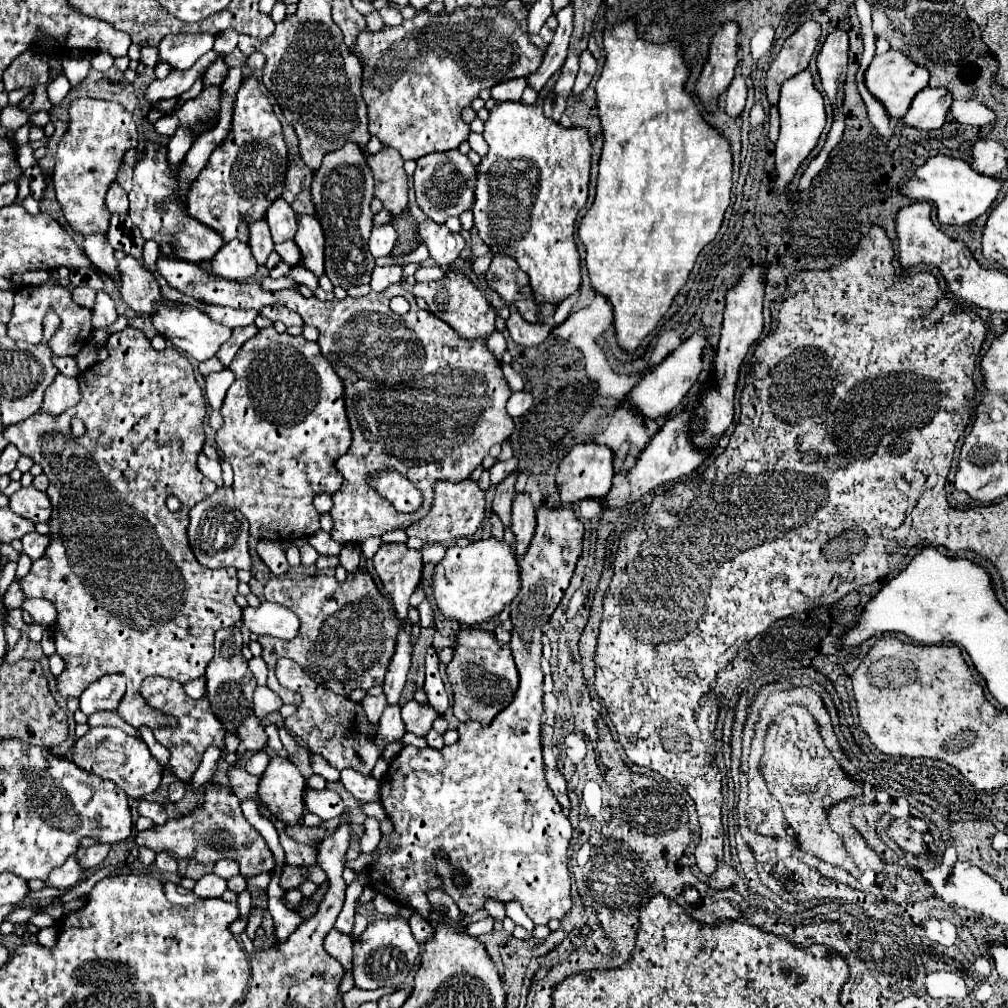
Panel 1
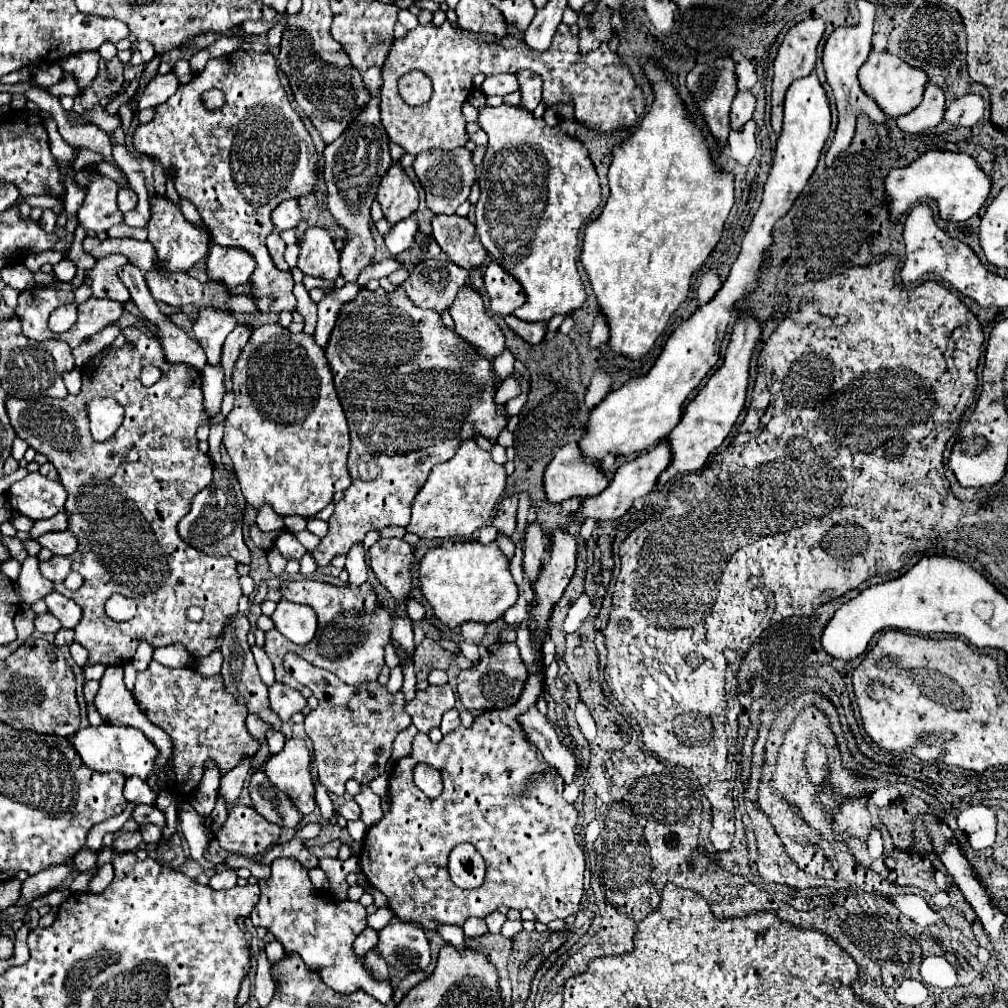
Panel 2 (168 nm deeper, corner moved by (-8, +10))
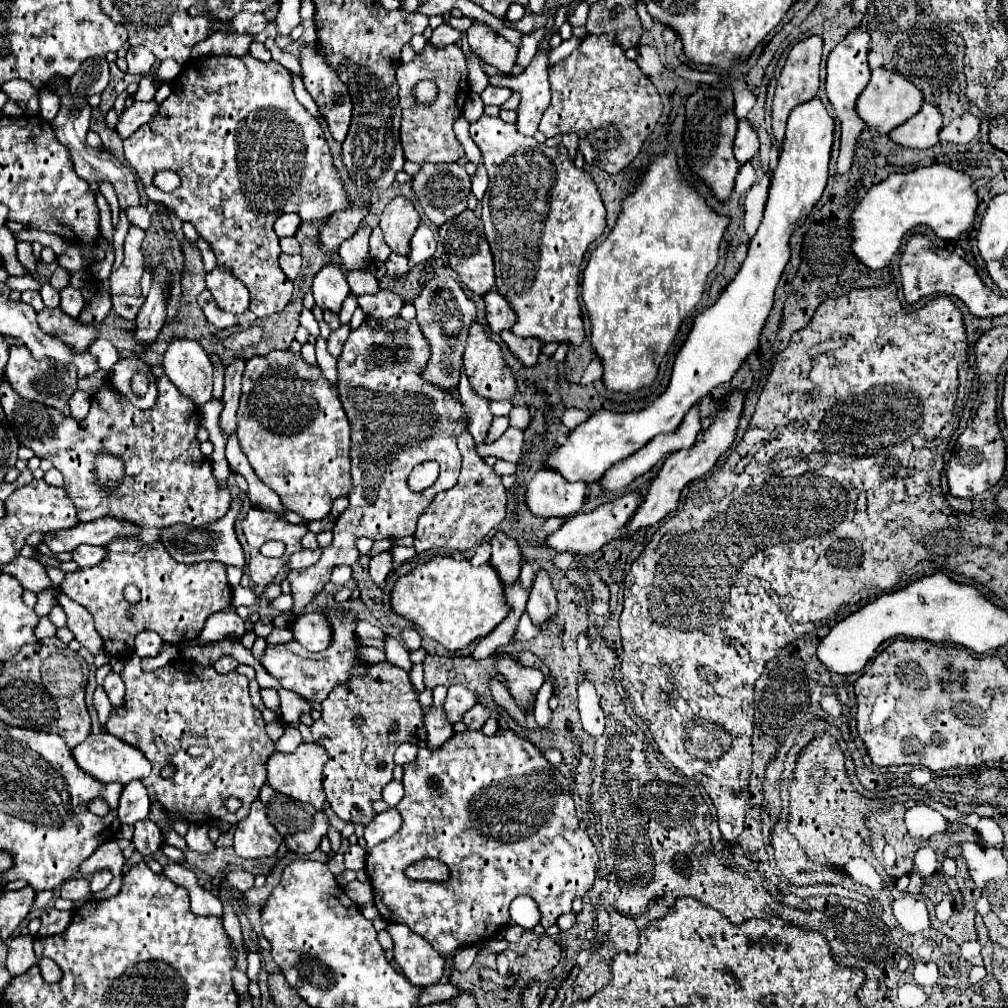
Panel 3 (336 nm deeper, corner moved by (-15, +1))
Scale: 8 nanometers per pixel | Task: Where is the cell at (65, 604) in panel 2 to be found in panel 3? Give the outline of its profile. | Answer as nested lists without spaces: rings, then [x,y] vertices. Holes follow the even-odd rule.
[[[60,591],[58,601],[60,601],[60,607],[64,609],[64,613],[68,617],[68,629],[74,633],[76,641],[80,641],[94,655],[98,655],[104,649],[104,645],[102,645],[102,637],[94,629],[92,615],[82,605],[68,599],[68,595],[64,591]]]

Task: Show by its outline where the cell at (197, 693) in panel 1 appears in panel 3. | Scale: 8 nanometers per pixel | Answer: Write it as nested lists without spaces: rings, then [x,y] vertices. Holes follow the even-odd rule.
[[[222,655],[216,663],[214,663],[214,669],[218,671],[218,673],[228,673],[228,671],[234,671],[238,667],[238,661],[234,659],[234,657],[230,657],[230,655]]]

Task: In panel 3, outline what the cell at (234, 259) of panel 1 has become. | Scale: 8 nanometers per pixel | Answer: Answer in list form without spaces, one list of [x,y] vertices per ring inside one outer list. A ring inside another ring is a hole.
[[[216,267],[212,273],[206,275],[206,287],[212,291],[218,307],[222,311],[240,315],[248,309],[248,289],[236,281],[236,277],[228,277],[224,269]]]

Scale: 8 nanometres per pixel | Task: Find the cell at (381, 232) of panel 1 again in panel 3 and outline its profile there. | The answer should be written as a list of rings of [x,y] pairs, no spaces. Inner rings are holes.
[[[422,221],[410,241],[410,265],[418,265],[428,261],[436,251],[436,239],[432,229]]]

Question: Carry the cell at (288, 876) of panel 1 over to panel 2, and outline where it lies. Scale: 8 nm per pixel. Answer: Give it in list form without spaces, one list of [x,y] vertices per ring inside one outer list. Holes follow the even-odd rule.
[[[277,858],[277,860],[273,860],[273,864],[271,864],[271,878],[269,880],[259,880],[259,888],[261,888],[259,902],[253,906],[253,912],[249,916],[253,926],[263,926],[263,928],[271,930],[275,934],[275,938],[283,944],[285,952],[297,952],[303,958],[303,962],[307,966],[311,966],[313,970],[317,970],[321,980],[329,988],[333,988],[335,992],[345,994],[345,992],[355,992],[357,988],[361,988],[367,994],[371,994],[373,998],[377,998],[381,1004],[395,1006],[393,1000],[391,1000],[393,986],[387,984],[387,982],[373,980],[367,974],[367,970],[363,966],[363,960],[353,954],[353,940],[365,928],[365,916],[367,916],[365,906],[361,902],[351,902],[351,900],[339,902],[339,900],[328,898],[326,893],[317,892],[313,888],[311,880],[309,880],[307,868],[303,868],[295,858]]]

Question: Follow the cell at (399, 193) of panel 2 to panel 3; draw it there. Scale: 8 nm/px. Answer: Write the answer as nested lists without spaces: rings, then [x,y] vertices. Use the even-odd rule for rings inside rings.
[[[396,197],[390,205],[386,205],[380,217],[380,229],[384,233],[384,241],[394,253],[404,257],[408,257],[410,239],[418,223],[420,223],[418,211],[404,197]]]

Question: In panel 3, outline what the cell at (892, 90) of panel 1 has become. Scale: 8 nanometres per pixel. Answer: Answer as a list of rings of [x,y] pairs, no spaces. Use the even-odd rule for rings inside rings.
[[[884,67],[872,71],[870,83],[866,85],[866,89],[860,93],[860,97],[856,101],[858,117],[866,123],[866,127],[878,127],[876,131],[880,135],[886,135],[894,127],[906,123],[910,117],[914,117],[920,111],[920,107],[922,107],[920,89],[916,89],[916,85],[912,85],[908,79],[904,79],[896,73],[888,73]]]

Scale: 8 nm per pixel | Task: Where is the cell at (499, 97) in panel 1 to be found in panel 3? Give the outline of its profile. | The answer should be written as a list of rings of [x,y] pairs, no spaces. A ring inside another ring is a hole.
[[[488,85],[480,93],[484,105],[498,105],[498,107],[502,107],[510,99],[510,95],[512,95],[510,89],[506,89],[506,87],[492,87],[492,85]]]

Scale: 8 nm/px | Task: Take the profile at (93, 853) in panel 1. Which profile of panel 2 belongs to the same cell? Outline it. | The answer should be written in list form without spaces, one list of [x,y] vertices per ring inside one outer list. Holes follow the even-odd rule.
[[[81,848],[81,852],[75,854],[73,858],[73,866],[79,868],[81,872],[89,872],[97,866],[97,850],[91,850],[91,848]]]

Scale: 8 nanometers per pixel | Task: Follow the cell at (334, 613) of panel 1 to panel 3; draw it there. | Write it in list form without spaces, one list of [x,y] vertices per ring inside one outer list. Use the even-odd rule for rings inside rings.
[[[330,611],[328,617],[334,625],[334,639],[326,651],[310,653],[300,643],[290,641],[284,645],[266,645],[266,649],[260,657],[262,667],[272,677],[276,677],[284,689],[290,689],[314,703],[322,703],[334,685],[340,685],[340,681],[346,681],[348,669],[352,669],[352,665],[366,665],[356,655],[358,645],[354,643],[354,619],[356,619],[354,613],[334,613],[334,615],[332,613],[334,611]]]

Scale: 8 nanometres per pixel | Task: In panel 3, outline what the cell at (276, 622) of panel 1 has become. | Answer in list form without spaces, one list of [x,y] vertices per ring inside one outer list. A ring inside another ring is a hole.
[[[318,611],[298,617],[292,629],[294,629],[296,641],[312,653],[324,651],[332,641],[332,625],[328,623],[328,617]]]

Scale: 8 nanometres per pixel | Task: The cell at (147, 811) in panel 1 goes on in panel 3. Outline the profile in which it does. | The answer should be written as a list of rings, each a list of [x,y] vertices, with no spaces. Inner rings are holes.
[[[130,781],[120,795],[118,805],[118,819],[120,823],[134,825],[136,821],[142,821],[150,813],[150,799],[140,781]]]

